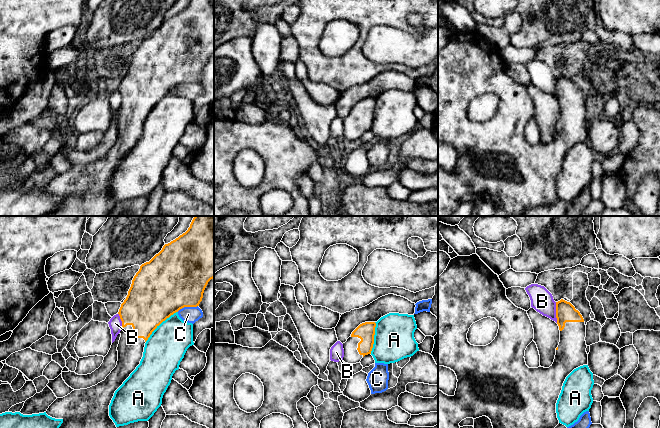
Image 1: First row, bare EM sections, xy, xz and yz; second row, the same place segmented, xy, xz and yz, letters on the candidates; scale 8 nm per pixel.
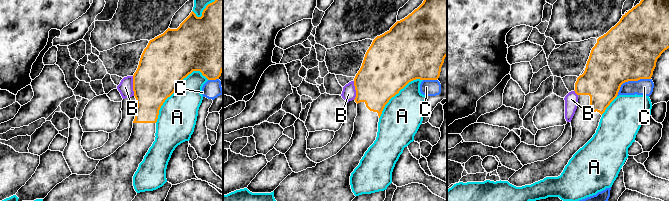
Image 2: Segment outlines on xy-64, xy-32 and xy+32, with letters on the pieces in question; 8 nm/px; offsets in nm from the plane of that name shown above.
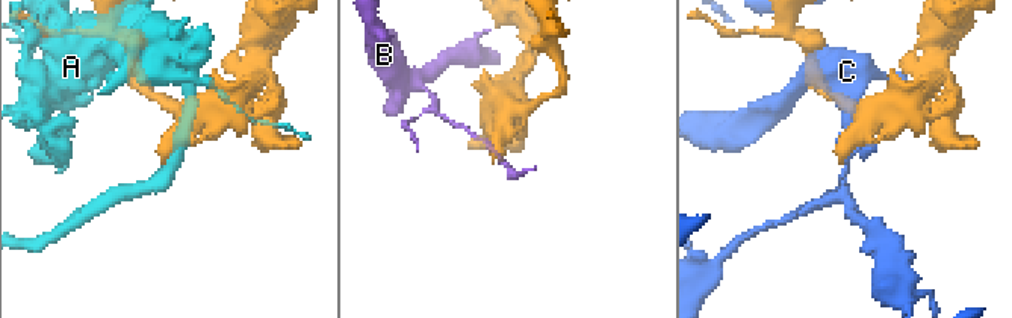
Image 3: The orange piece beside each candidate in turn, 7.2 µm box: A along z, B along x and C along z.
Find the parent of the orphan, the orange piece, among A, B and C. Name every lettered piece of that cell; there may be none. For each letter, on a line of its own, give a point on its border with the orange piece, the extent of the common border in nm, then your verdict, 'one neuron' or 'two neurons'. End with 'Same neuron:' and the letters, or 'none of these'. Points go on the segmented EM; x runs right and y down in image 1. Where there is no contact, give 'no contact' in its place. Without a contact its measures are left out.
A: contact xy (160, 323); length 360 nm; two neurons
B: contact yz (556, 312); length 170 nm; two neurons
C: contact xy (187, 306); length 180 nm; two neurons
Same neuron: none of these

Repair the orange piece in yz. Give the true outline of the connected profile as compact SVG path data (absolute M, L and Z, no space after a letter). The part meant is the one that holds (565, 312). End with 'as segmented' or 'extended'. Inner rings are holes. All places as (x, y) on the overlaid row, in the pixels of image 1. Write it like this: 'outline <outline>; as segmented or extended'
outline M475 253L470 256L457 256L450 260L447 268L438 277L438 366L444 366L453 370L457 376L457 388L454 396L448 396L438 390L438 428L460 428L459 423L466 418L479 418L486 416L491 420L493 428L555 428L559 424L556 413L556 403L562 390L566 377L576 368L588 365L588 354L586 352L586 325L580 312L563 299L556 302L556 318L560 330L560 342L556 348L553 364L549 368L529 368L525 362L525 350L534 339L534 329L527 311L516 307L506 296L506 288L495 274ZM483 318L495 318L499 322L499 329L495 339L486 346L474 346L468 342L467 333L471 325Z; extended

